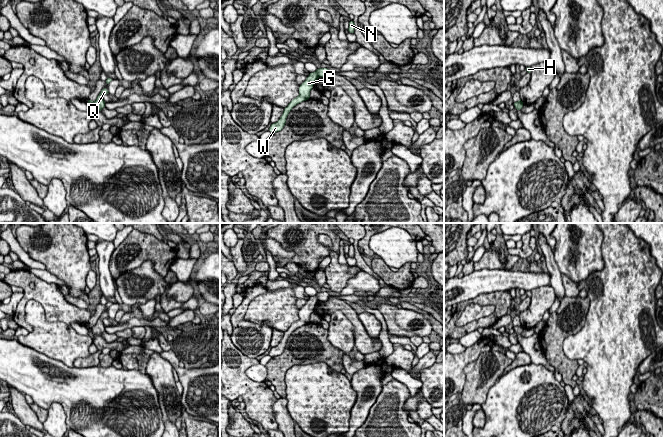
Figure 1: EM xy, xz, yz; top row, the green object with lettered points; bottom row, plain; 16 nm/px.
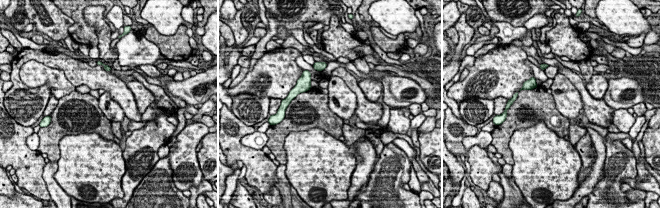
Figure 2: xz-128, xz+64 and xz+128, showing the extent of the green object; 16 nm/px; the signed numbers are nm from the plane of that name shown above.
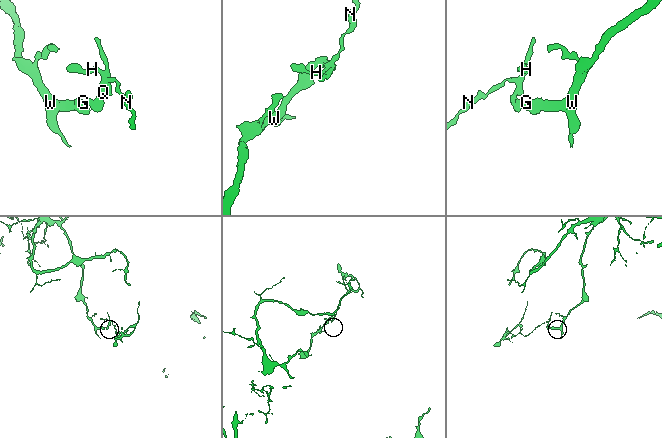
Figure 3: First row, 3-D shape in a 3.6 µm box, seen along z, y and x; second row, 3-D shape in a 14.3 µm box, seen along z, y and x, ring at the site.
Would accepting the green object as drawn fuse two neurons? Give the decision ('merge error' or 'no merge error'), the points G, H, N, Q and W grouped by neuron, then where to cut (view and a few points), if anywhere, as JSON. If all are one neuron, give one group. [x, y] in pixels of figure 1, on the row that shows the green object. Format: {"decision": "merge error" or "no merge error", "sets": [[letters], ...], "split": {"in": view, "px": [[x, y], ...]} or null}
{"decision": "merge error", "sets": [["G", "W"], ["H", "N", "Q"]], "split": {"in": "xz", "px": [[316, 71], [318, 76]]}}

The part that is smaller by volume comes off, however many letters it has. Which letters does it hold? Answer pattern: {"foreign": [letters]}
{"foreign": ["H", "N", "Q"]}

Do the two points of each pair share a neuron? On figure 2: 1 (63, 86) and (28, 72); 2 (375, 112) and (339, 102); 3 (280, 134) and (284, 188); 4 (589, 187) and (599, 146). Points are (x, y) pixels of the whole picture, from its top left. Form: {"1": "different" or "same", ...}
{"1": "same", "2": "different", "3": "different", "4": "same"}

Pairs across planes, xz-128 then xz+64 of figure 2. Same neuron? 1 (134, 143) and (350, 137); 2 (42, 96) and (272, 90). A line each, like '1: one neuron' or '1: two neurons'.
1: two neurons
2: two neurons

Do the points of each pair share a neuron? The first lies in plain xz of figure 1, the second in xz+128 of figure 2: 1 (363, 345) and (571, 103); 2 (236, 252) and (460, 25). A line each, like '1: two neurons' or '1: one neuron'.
1: two neurons
2: one neuron

